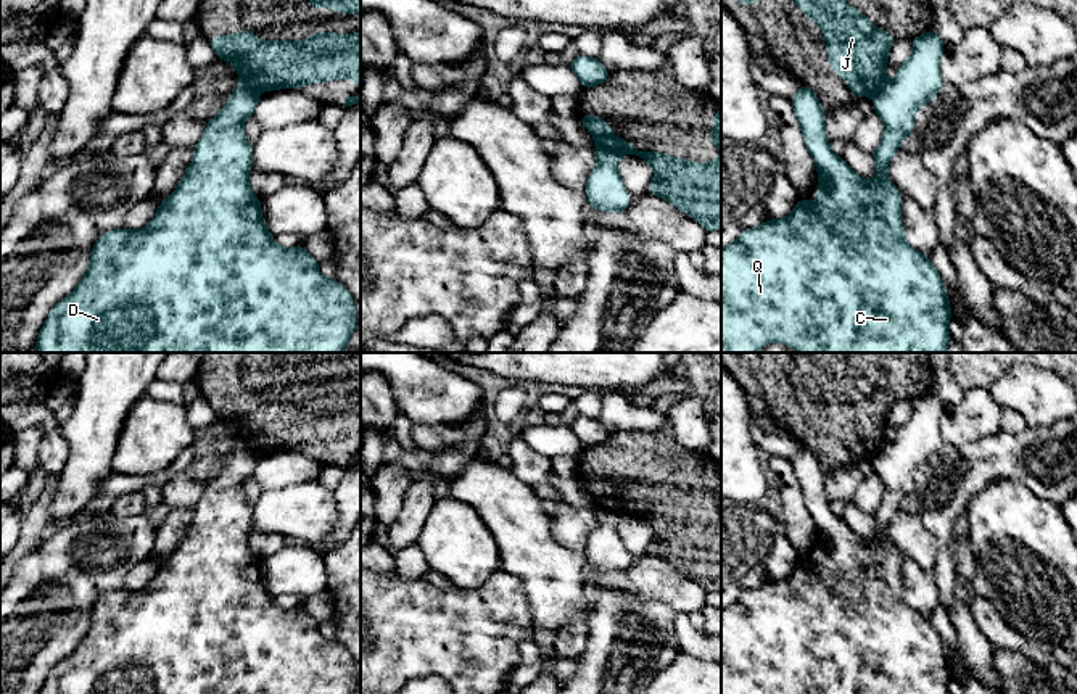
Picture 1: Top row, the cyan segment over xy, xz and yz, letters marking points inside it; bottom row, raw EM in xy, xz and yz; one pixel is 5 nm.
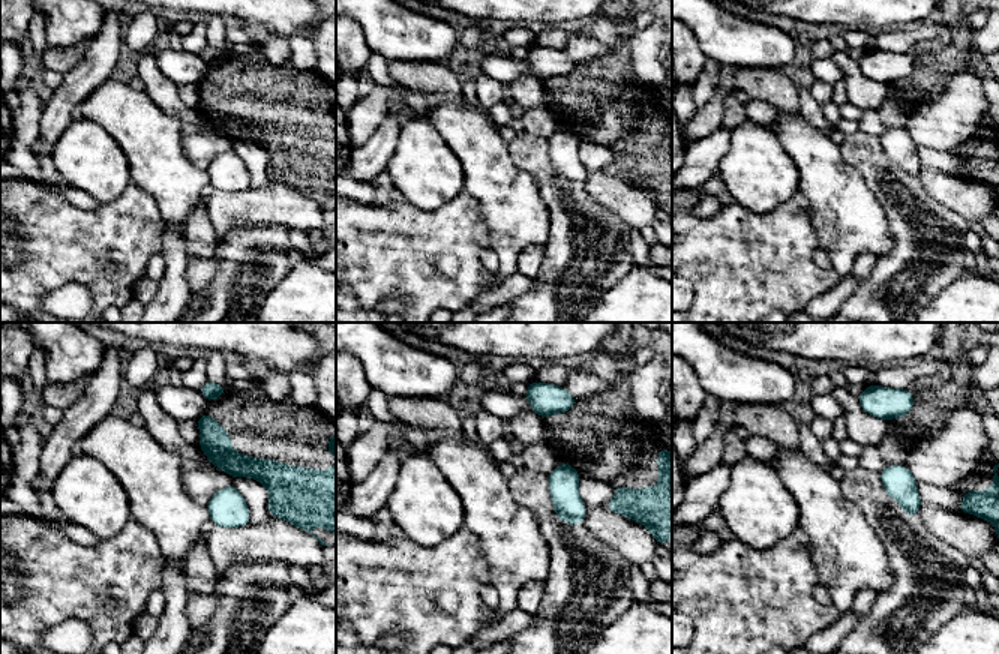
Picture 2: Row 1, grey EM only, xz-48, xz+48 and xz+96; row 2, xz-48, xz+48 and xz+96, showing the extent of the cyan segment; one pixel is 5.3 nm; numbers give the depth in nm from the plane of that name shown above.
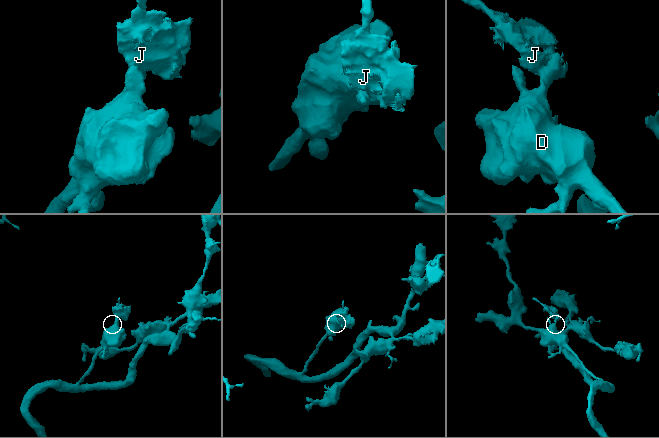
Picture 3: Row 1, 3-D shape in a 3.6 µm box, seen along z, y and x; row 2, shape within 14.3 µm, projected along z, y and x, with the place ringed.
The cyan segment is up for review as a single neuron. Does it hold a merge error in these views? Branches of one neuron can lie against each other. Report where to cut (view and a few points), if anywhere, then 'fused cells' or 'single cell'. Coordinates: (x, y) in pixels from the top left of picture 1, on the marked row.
xz (596, 147), (618, 155) | fused cells

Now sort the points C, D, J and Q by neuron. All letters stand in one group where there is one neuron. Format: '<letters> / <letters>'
C D Q / J

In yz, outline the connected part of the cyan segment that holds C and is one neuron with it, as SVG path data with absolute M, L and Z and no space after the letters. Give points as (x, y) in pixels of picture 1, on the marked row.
M929 31L918 35L913 40L913 52L910 58L897 68L897 79L885 81L876 97L874 113L884 122L884 135L881 145L871 153L876 164L876 177L866 180L858 177L842 156L837 156L831 150L831 142L826 135L824 118L826 113L816 97L816 93L800 84L800 89L792 98L792 108L802 129L805 147L810 151L816 169L818 169L818 201L811 203L805 196L800 198L792 213L784 219L770 219L758 227L742 229L741 235L728 246L721 248L721 353L755 353L757 349L781 341L792 346L797 353L948 353L947 345L950 340L948 320L953 317L948 303L948 295L943 288L940 274L929 261L929 256L919 253L908 245L906 235L902 225L902 193L887 177L887 166L895 156L897 150L902 148L903 138L914 132L914 113L929 101L934 101L940 92L943 81L940 77L940 58L945 52L945 45L940 37Z

